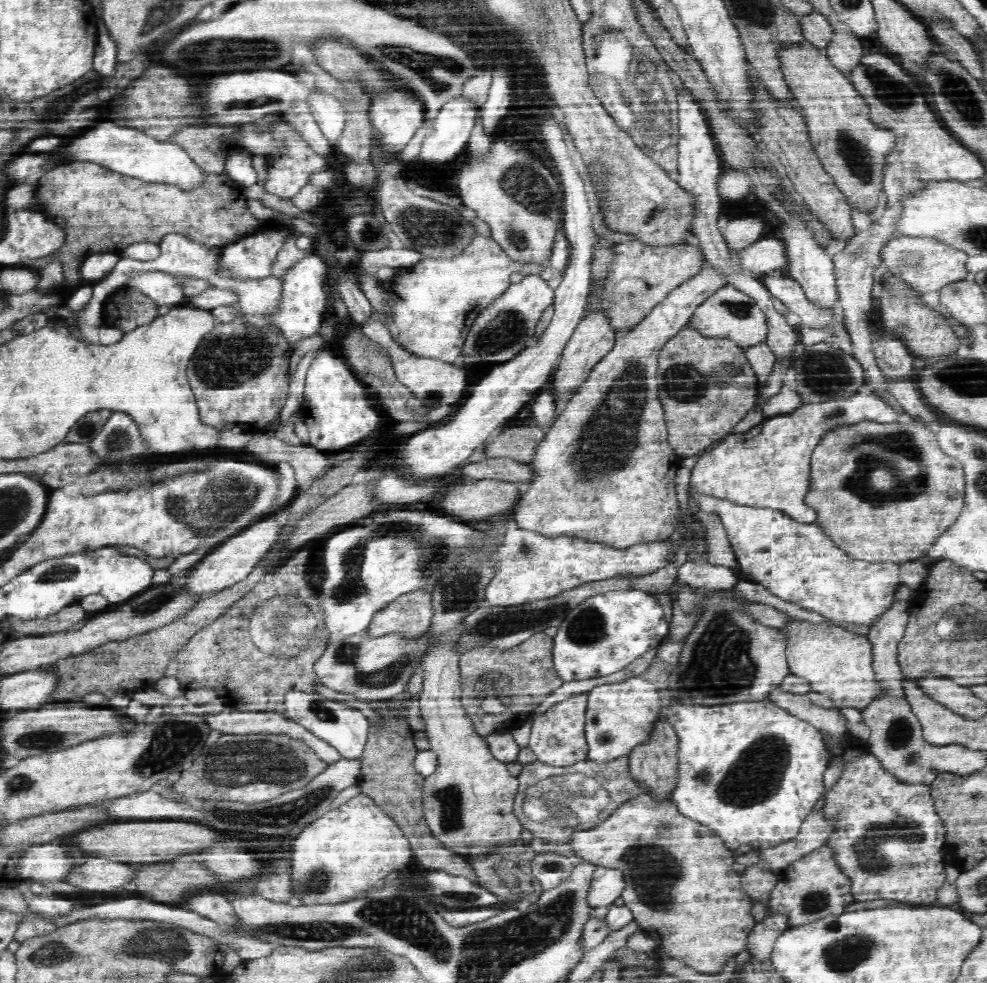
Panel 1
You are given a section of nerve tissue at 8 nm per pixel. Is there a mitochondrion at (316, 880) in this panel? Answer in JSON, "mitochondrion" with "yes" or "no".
{"mitochondrion":"yes"}

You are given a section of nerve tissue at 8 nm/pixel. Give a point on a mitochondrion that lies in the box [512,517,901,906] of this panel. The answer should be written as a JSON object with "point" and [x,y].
{"point":[721,663]}

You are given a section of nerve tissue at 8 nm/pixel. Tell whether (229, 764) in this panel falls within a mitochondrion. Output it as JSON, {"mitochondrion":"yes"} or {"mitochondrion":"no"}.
{"mitochondrion":"yes"}

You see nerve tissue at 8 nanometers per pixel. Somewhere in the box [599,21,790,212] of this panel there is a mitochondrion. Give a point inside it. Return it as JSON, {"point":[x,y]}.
{"point":[625,88]}

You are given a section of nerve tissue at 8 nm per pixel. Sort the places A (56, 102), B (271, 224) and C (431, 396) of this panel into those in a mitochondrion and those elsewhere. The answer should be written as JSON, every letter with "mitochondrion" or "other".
{"A":"mitochondrion","B":"other","C":"mitochondrion"}

